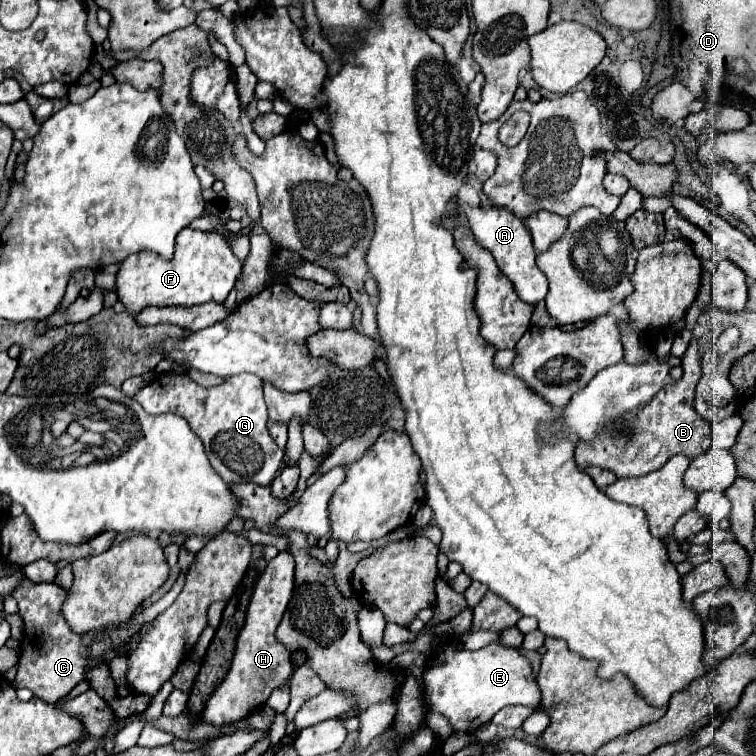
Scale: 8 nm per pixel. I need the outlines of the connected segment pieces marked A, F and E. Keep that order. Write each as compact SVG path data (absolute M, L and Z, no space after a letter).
M468 207L464 209L464 213L468 215L476 241L494 255L496 265L512 281L518 297L532 305L542 301L548 293L548 279L536 265L536 251L532 245L532 235L528 233L528 227L524 225L524 221L520 221L520 217L516 217L512 211L498 209L498 207L490 207L490 209Z
M184 229L176 237L176 249L172 259L164 259L154 251L140 251L124 259L116 275L116 289L118 299L132 313L138 313L148 305L190 307L208 301L224 303L228 293L234 289L240 273L242 261L234 255L230 243L222 235Z
M490 643L476 651L442 645L436 655L440 662L430 665L423 673L423 697L428 711L444 715L454 731L473 734L508 705L526 705L532 709L540 705L540 689L536 687L532 667L516 649L500 643Z

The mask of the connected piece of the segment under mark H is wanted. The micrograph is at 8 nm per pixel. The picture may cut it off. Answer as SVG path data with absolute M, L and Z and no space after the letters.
M286 551L278 553L272 561L268 561L264 571L256 582L254 595L248 605L246 621L236 639L236 649L232 657L232 665L222 679L222 683L214 689L214 693L204 703L200 713L200 721L210 725L222 725L226 721L234 721L250 715L254 709L266 703L272 689L290 681L294 673L294 665L290 661L290 651L276 641L274 631L286 611L286 605L292 597L292 571L294 559Z

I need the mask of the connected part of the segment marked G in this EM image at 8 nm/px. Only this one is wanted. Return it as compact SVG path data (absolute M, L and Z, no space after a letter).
M160 373L152 383L142 387L134 401L138 401L146 413L176 413L184 417L190 429L202 439L206 455L212 467L222 475L222 479L232 483L258 483L270 485L276 477L284 451L278 449L274 439L268 433L268 409L264 403L262 379L256 375L234 375L226 377L216 387L200 387L188 375L170 375Z

